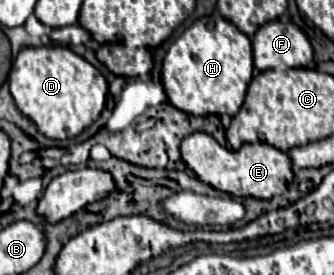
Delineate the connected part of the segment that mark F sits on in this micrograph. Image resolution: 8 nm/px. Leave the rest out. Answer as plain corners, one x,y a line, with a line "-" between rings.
272,20
252,36
254,66
258,70
302,68
312,62
312,46
306,34
292,22

